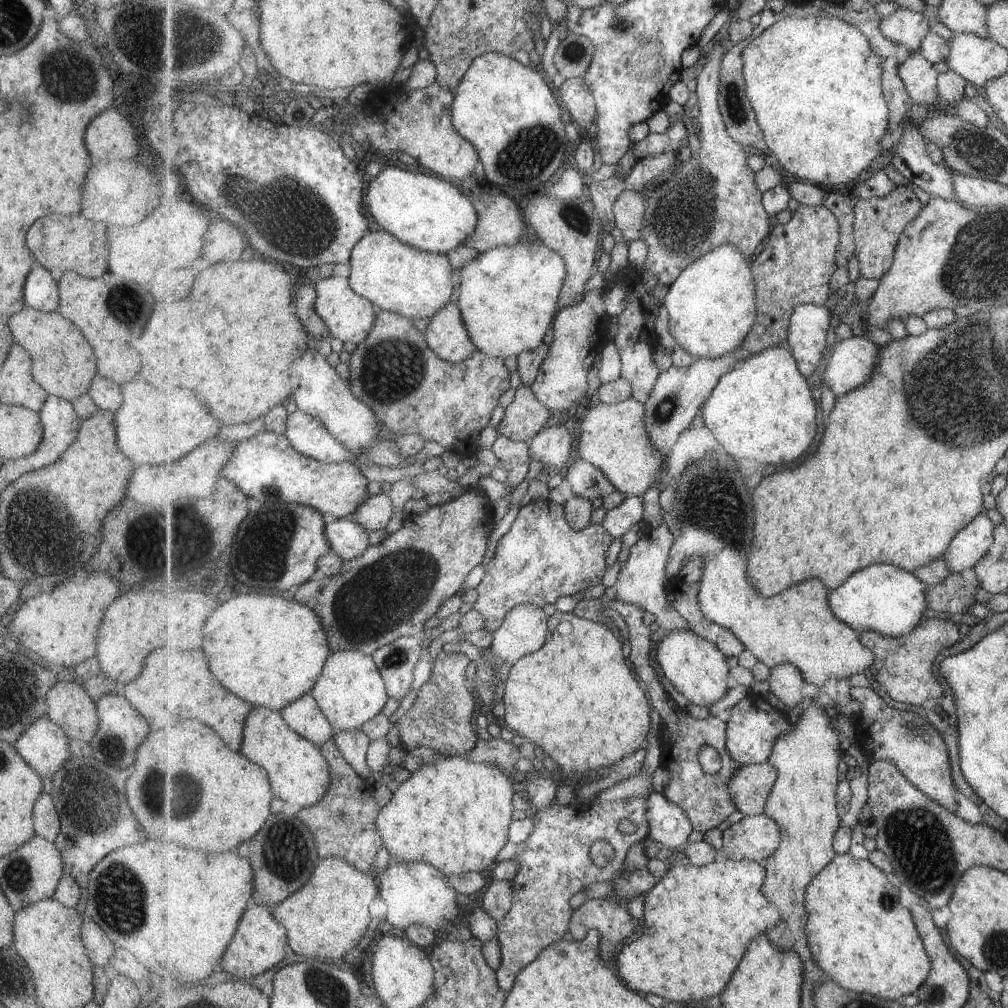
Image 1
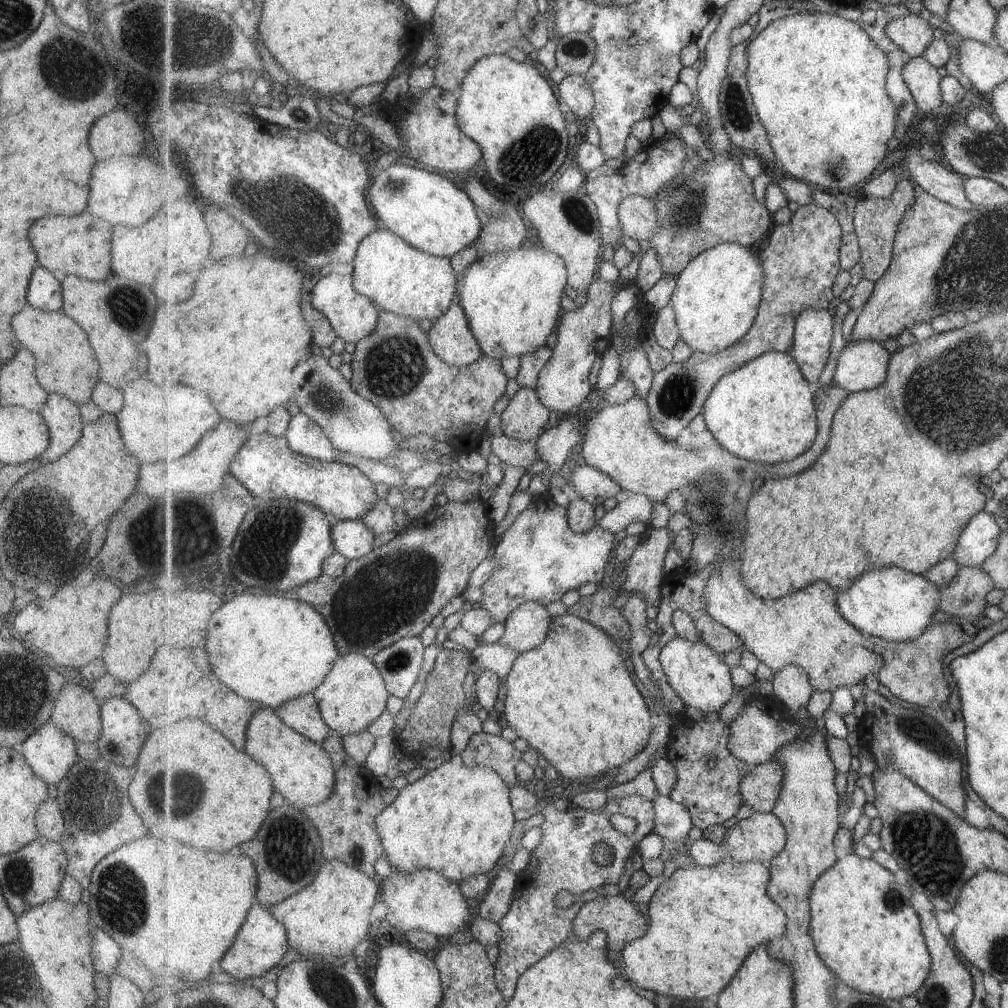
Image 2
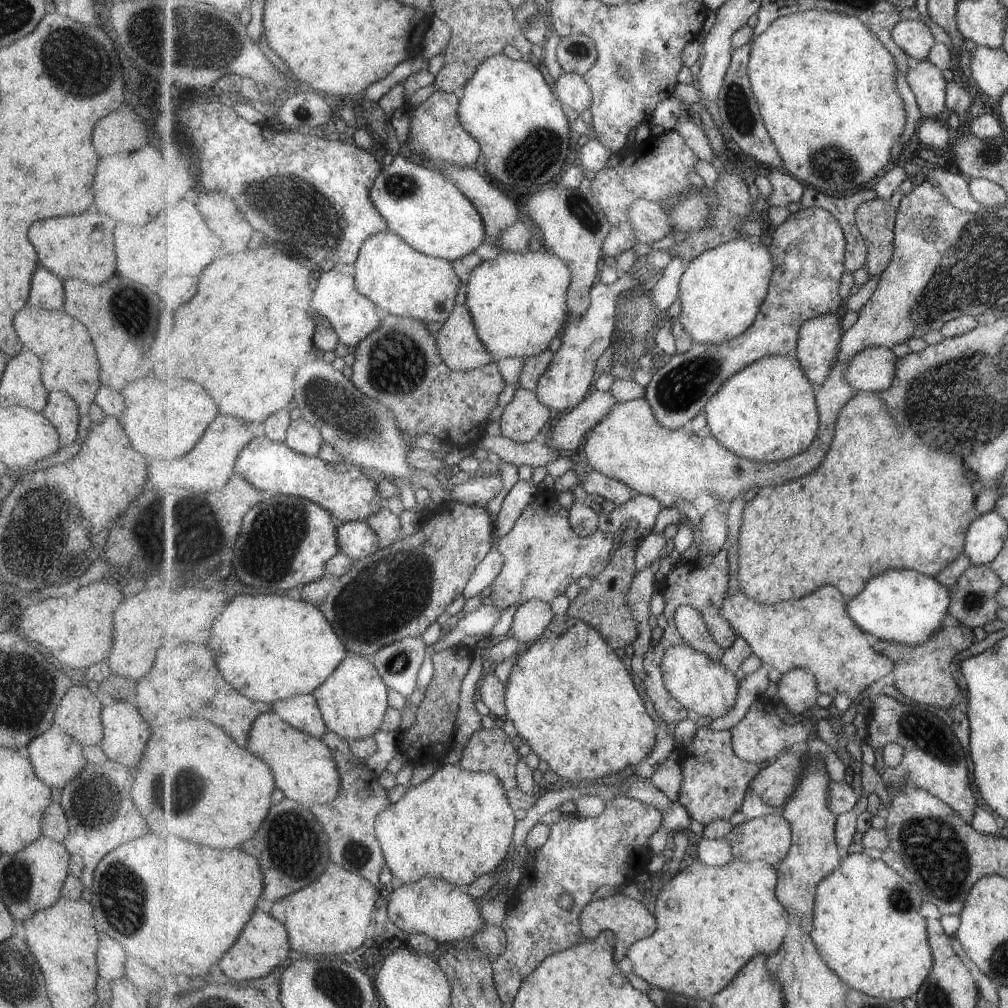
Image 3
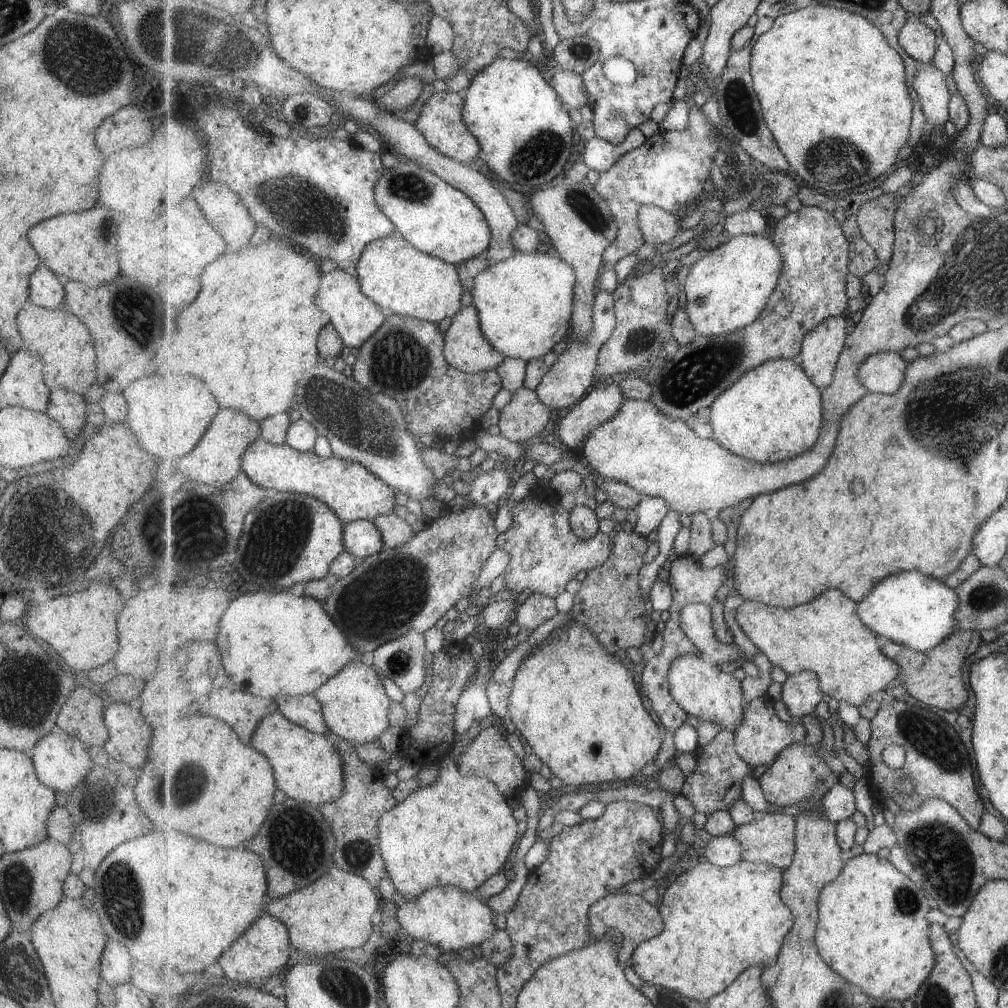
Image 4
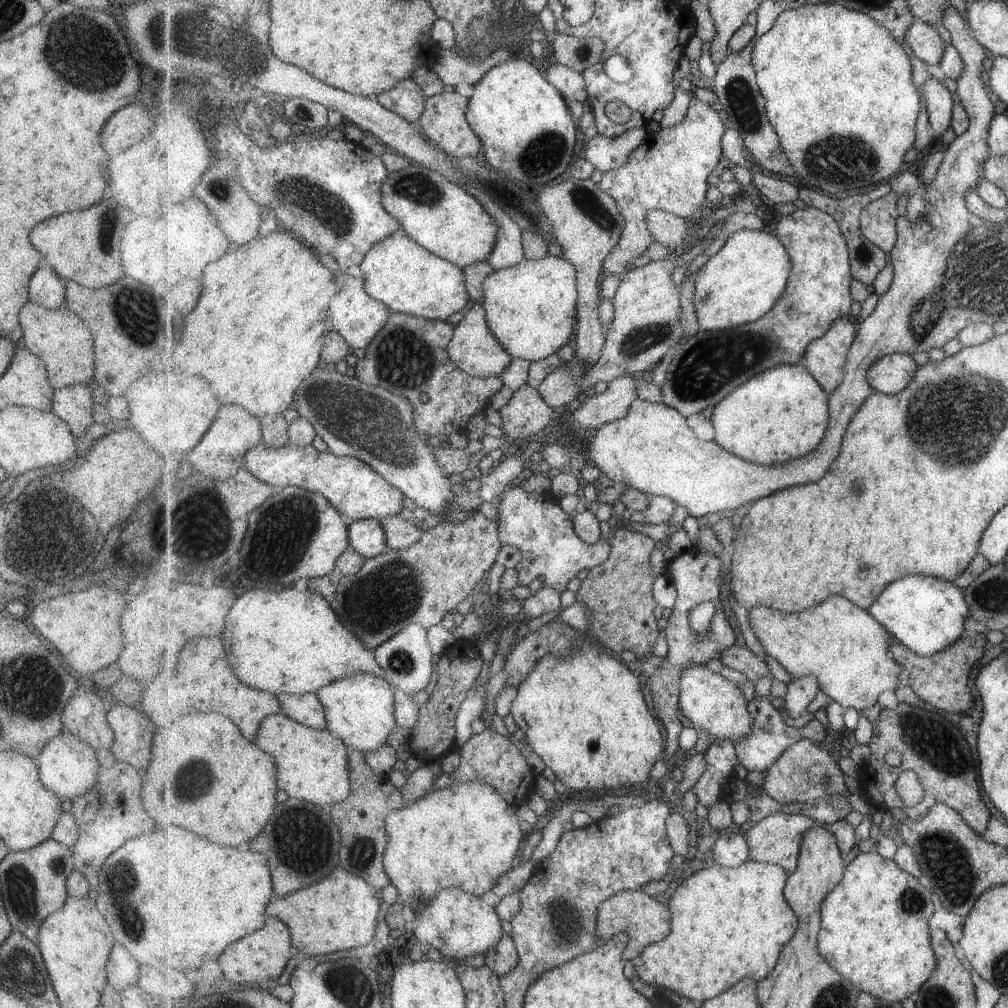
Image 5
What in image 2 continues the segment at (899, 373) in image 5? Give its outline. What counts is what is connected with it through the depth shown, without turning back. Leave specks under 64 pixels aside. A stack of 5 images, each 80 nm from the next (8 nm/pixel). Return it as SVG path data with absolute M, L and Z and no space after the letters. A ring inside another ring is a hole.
M877 340L849 341L837 358L832 384L849 393L877 388L887 380L889 358L891 358L891 353Z

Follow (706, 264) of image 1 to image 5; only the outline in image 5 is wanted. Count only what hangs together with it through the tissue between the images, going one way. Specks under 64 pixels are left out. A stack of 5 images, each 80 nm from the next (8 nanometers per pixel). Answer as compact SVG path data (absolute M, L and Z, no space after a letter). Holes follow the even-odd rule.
M751 229L732 234L695 278L692 300L699 329L733 329L766 316L786 292L793 268L790 252L777 234Z

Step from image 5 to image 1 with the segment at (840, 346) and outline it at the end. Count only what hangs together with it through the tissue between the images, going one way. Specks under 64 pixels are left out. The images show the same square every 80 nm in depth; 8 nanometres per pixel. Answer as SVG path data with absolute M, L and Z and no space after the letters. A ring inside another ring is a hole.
M812 303L797 304L791 314L787 347L798 361L799 371L809 378L819 362L827 359L833 342L831 310Z

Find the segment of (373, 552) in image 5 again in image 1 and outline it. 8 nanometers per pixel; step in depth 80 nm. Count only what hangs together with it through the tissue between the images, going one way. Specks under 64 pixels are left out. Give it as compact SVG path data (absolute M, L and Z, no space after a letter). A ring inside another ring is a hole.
M351 517L327 524L325 536L331 549L339 554L344 562L354 560L370 546L370 532Z

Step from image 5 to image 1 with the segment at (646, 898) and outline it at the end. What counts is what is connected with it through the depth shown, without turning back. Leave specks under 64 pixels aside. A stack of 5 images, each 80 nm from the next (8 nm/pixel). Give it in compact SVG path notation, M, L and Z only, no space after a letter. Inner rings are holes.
M609 896L603 899L587 900L577 910L574 910L568 932L575 941L581 941L585 938L587 932L594 929L601 932L599 954L601 954L602 960L608 965L614 965L621 947L642 931L642 924L640 920L635 920L627 912L622 902Z

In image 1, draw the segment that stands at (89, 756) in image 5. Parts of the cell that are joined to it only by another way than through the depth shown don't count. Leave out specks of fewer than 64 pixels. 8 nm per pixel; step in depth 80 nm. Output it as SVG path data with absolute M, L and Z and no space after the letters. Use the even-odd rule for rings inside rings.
M44 715L25 726L25 732L17 736L13 746L39 777L51 780L70 758L67 744L68 739L62 731Z

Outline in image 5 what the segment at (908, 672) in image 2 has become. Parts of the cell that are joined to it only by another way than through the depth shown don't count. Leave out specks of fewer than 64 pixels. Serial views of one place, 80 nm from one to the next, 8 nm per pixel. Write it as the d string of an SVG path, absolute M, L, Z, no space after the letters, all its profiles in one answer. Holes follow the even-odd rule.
M965 633L955 644L951 644L945 650L939 650L937 654L922 656L907 648L902 643L893 642L890 647L890 654L905 669L910 671L909 686L913 692L923 701L931 702L939 710L947 712L967 712L973 706L973 696L967 686L967 676L971 672L971 666L983 656L983 646L987 646L986 638L983 633Z

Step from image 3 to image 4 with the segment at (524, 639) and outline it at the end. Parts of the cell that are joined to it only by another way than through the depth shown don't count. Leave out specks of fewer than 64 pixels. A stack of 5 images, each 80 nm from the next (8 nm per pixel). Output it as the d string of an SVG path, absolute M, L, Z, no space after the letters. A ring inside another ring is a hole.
M533 593L519 606L516 612L519 627L531 627L534 630L541 624L554 618L559 612L555 598L541 593Z

